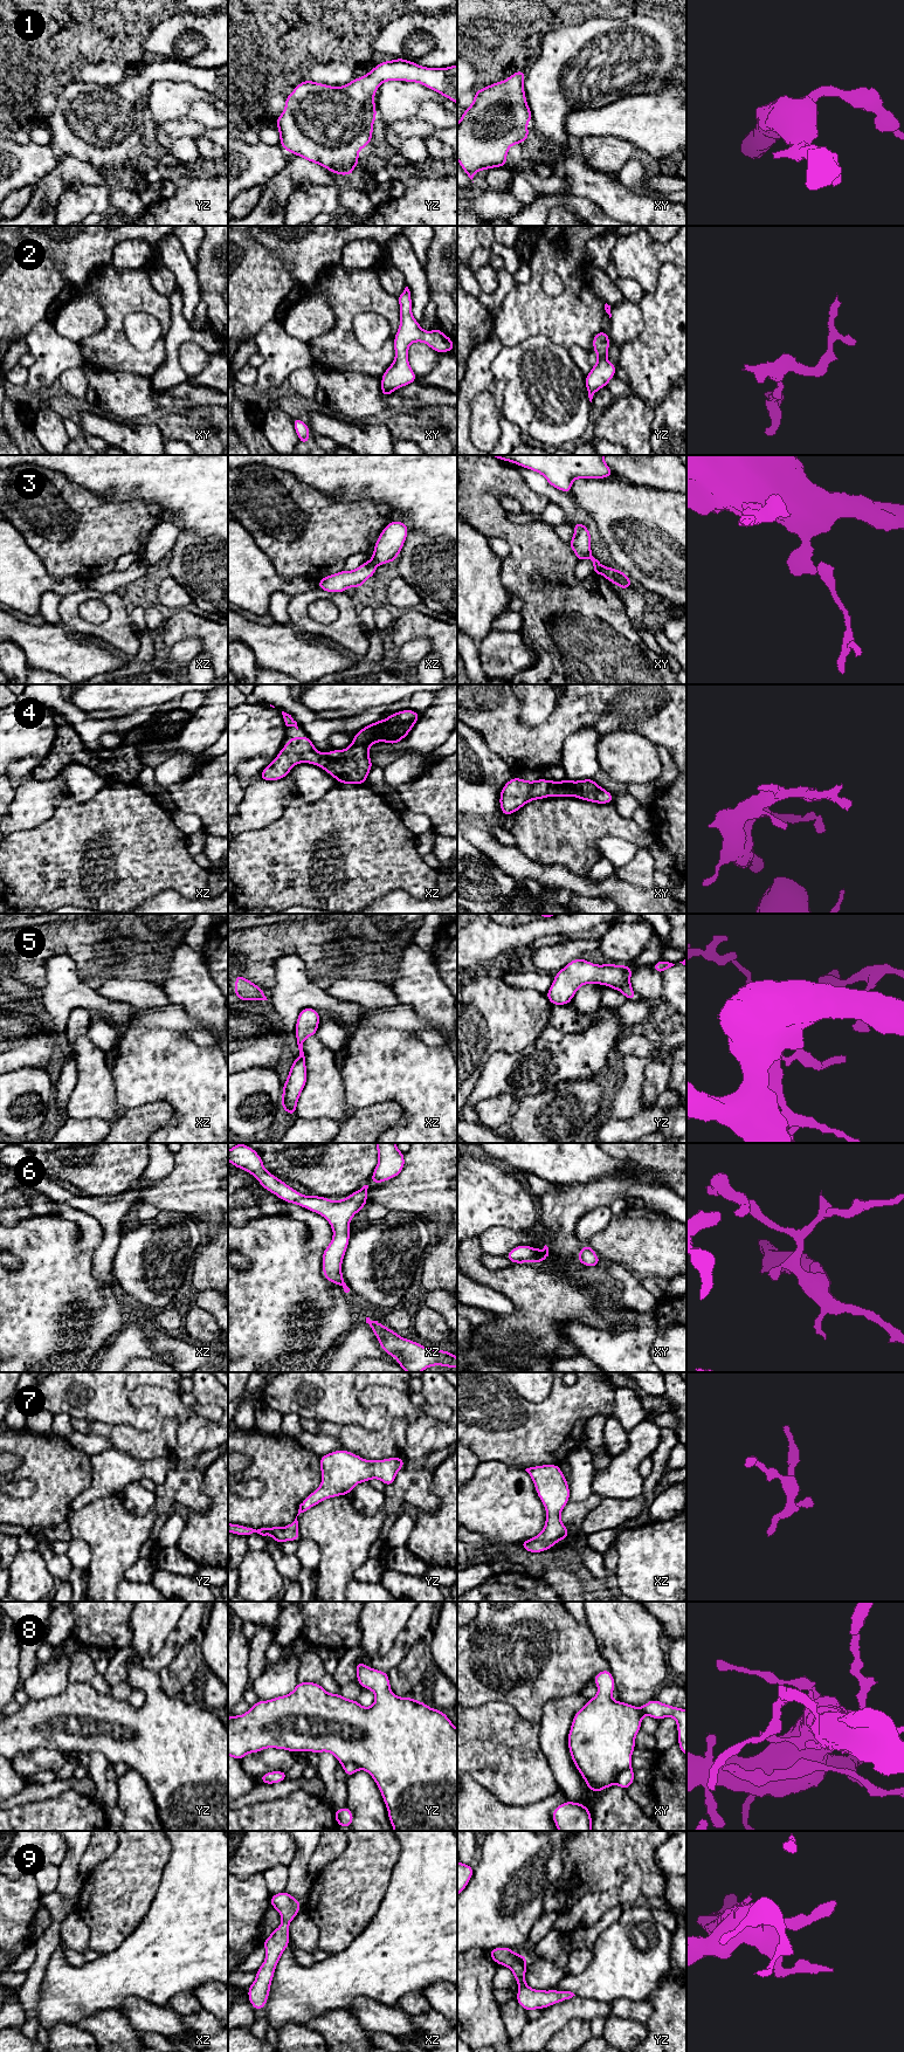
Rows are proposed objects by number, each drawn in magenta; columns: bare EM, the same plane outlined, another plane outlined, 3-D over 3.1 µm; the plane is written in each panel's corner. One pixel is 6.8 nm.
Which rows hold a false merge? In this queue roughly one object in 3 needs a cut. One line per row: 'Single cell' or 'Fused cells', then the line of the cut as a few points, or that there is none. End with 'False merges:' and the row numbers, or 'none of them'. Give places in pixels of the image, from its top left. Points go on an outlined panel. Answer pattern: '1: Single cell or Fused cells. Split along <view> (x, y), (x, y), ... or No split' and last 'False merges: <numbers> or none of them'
1: Single cell. No split
2: Single cell. No split
3: Fused cells. Split along xy (604, 566), (601, 572)
4: Single cell. No split
5: Single cell. No split
6: Single cell. No split
7: Single cell. No split
8: Single cell. No split
9: Single cell. No split
False merges: 3

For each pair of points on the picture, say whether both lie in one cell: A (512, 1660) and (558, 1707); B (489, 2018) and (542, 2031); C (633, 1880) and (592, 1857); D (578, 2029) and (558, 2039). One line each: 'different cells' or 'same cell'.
A: different cells
B: different cells
C: different cells
D: same cell

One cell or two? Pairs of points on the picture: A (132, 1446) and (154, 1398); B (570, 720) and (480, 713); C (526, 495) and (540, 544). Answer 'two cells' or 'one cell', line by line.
A: one cell
B: one cell
C: one cell

